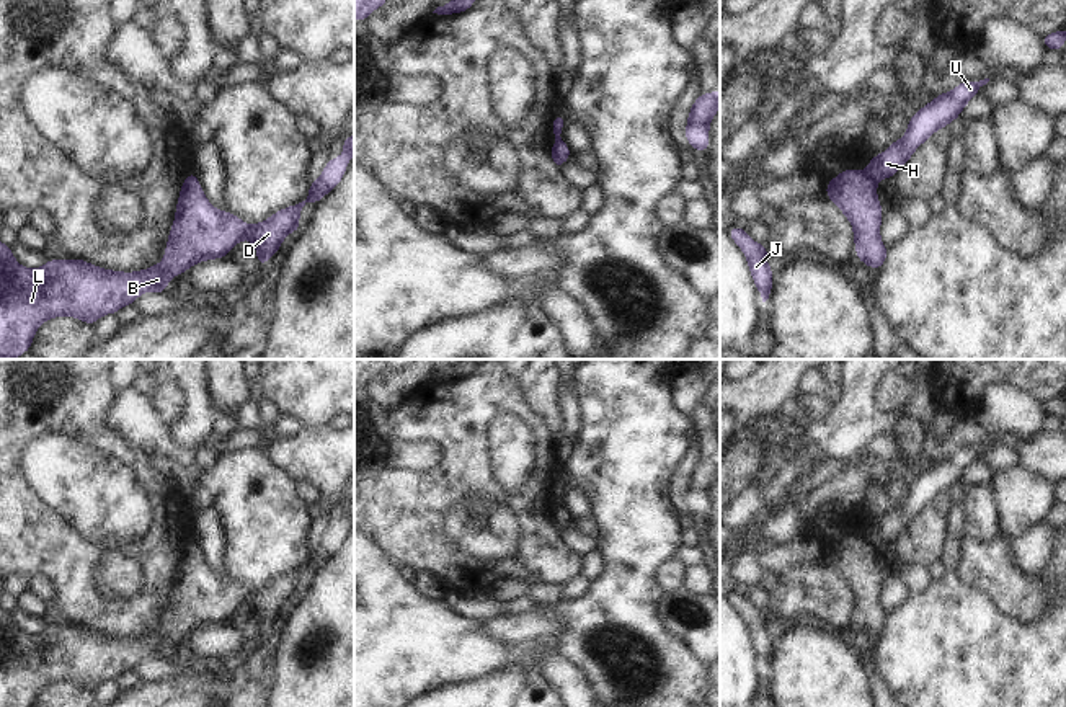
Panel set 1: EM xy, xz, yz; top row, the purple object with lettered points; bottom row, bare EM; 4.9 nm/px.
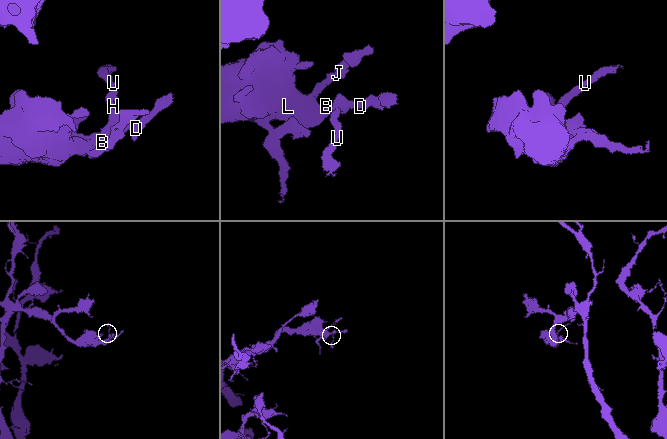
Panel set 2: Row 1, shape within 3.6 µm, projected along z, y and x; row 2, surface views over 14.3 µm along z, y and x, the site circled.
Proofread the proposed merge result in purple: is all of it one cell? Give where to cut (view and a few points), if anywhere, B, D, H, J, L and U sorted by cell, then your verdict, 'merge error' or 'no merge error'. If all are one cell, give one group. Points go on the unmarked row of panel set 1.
cut in yz along (864, 539), (875, 547); B D J L / H U; merge error

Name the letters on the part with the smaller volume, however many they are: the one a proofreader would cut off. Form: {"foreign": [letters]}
{"foreign": ["H", "U"]}

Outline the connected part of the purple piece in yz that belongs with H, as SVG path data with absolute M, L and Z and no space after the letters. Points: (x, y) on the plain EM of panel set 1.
M989 444L963 447L957 451L953 457L940 459L935 465L914 478L904 503L901 506L893 506L886 518L873 521L867 531L865 540L873 547L891 544L903 531L908 529L913 518L922 508L926 508L935 496L948 491L955 483L958 483L965 470L988 447Z

